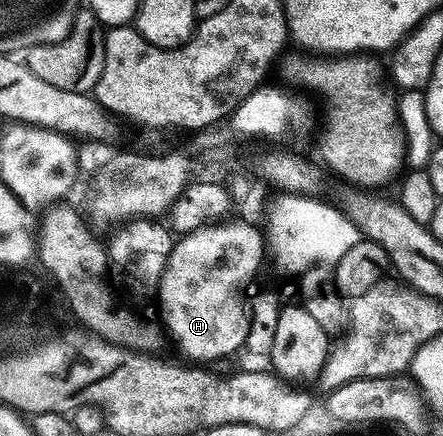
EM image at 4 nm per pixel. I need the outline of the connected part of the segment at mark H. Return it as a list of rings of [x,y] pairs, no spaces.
[[[231,220],[201,226],[191,234],[183,234],[177,239],[172,252],[166,261],[162,275],[158,277],[158,306],[162,309],[161,325],[168,338],[186,359],[194,364],[210,364],[217,358],[226,358],[229,354],[240,351],[246,345],[249,332],[250,307],[248,298],[242,295],[242,289],[254,278],[254,273],[262,266],[262,246],[264,250],[264,234],[257,230],[258,226],[246,221]]]

